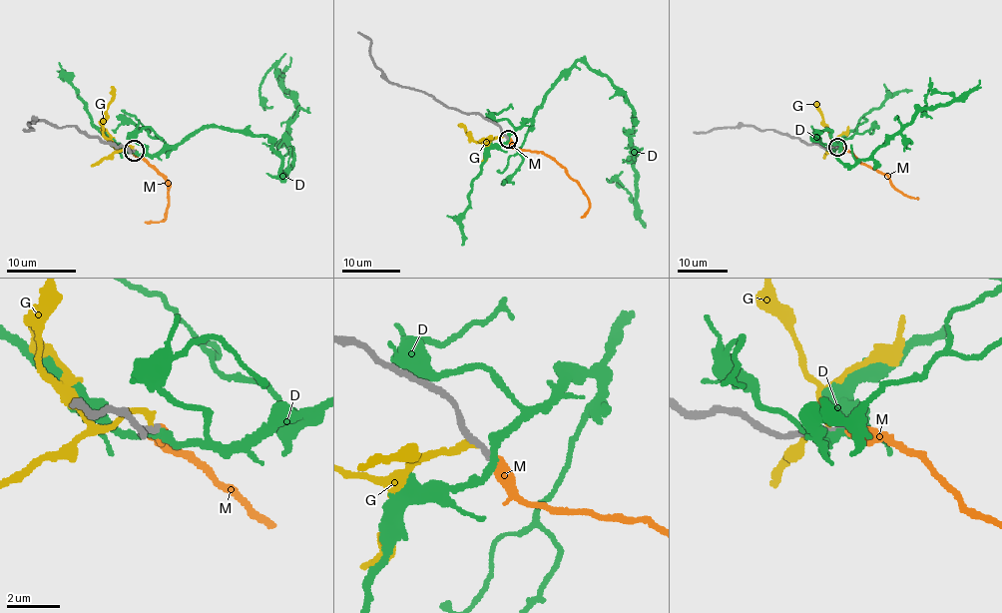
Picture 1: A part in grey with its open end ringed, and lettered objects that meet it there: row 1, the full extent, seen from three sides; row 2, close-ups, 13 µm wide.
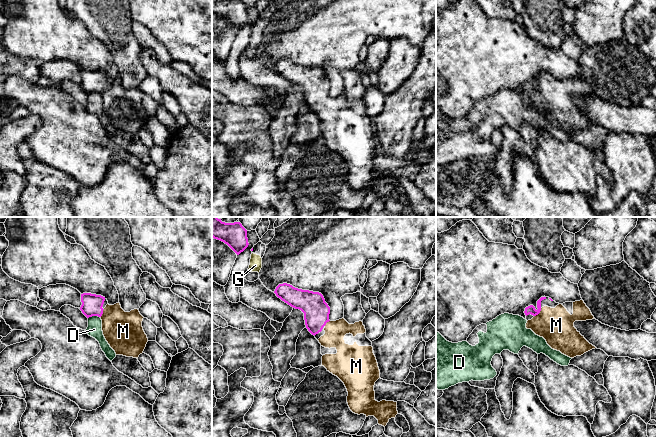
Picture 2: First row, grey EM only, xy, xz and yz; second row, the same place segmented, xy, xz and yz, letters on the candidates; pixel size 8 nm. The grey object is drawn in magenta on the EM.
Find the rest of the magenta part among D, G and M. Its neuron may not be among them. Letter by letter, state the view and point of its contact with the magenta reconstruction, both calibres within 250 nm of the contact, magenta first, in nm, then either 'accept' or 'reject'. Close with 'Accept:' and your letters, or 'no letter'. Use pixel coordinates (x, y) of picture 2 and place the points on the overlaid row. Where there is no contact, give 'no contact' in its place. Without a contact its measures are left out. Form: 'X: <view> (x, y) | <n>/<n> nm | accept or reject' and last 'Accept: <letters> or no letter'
D: xy (93, 315) | 170/120 nm | reject
G: no contact | reject
M: yz (538, 313) | 70/280 nm | accept
Accept: M

